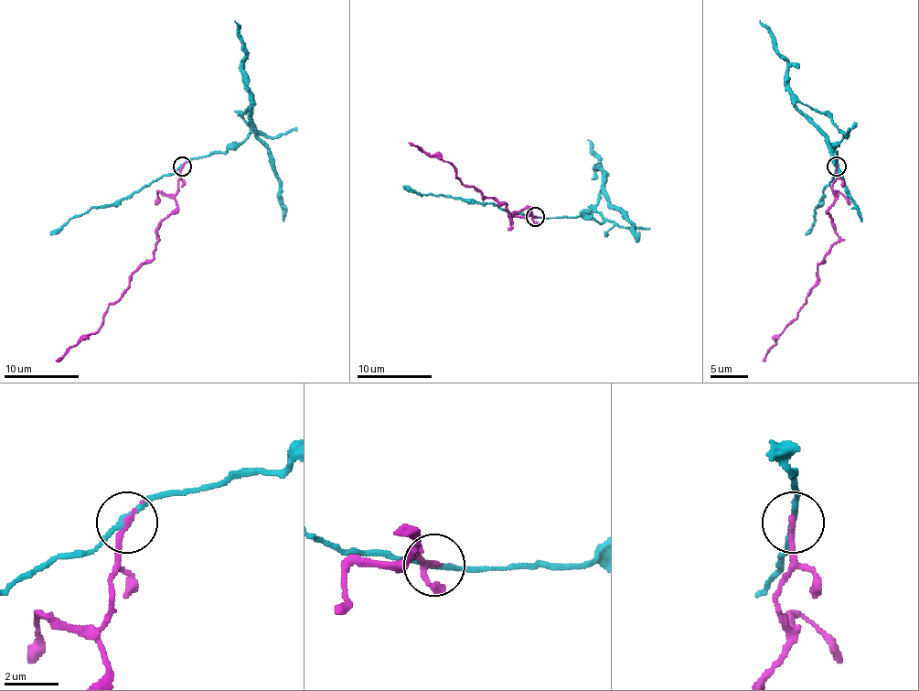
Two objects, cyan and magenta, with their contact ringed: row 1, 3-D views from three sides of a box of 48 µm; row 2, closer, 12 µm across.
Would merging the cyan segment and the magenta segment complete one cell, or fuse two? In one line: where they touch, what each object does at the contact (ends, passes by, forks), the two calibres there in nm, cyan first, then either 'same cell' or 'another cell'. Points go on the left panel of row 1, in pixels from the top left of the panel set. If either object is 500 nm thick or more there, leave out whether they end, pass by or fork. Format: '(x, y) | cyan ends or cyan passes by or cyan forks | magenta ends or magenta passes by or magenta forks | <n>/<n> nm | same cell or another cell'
(182, 166) | cyan passes by | magenta ends | 170/240 nm | another cell

